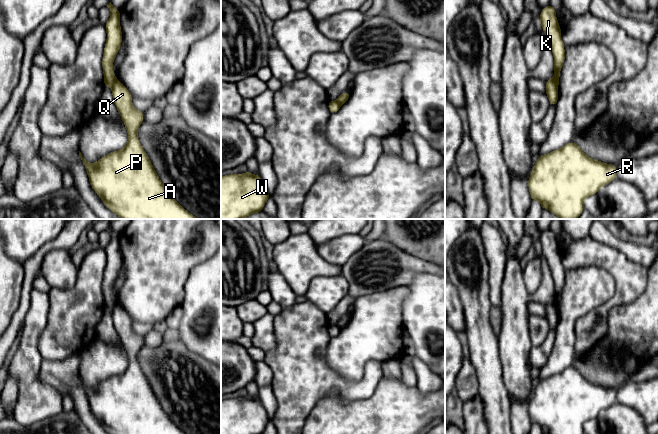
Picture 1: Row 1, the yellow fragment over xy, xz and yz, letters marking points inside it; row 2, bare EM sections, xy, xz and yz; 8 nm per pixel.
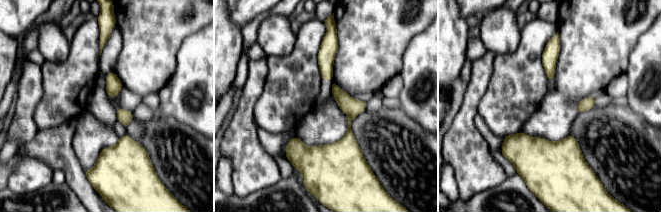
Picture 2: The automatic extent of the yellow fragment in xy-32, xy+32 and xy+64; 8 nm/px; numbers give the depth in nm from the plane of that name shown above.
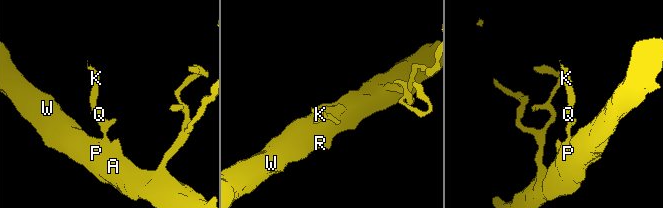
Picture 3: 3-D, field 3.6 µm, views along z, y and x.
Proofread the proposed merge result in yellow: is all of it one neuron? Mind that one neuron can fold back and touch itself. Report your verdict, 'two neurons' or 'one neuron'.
two neurons

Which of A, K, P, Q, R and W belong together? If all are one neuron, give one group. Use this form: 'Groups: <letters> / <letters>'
Groups: A P Q R W / K

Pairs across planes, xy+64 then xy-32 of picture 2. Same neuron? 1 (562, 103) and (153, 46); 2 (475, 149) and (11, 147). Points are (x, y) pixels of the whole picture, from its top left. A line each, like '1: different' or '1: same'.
1: same
2: different

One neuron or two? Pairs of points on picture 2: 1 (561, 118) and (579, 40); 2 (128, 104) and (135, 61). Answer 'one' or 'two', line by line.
1: one
2: two

